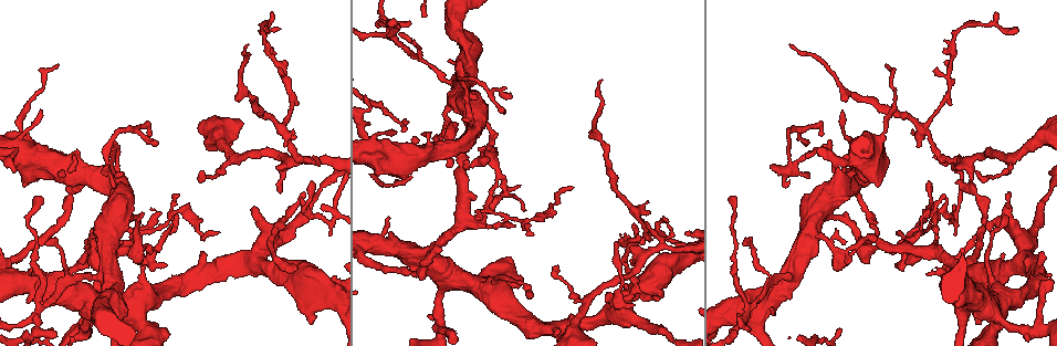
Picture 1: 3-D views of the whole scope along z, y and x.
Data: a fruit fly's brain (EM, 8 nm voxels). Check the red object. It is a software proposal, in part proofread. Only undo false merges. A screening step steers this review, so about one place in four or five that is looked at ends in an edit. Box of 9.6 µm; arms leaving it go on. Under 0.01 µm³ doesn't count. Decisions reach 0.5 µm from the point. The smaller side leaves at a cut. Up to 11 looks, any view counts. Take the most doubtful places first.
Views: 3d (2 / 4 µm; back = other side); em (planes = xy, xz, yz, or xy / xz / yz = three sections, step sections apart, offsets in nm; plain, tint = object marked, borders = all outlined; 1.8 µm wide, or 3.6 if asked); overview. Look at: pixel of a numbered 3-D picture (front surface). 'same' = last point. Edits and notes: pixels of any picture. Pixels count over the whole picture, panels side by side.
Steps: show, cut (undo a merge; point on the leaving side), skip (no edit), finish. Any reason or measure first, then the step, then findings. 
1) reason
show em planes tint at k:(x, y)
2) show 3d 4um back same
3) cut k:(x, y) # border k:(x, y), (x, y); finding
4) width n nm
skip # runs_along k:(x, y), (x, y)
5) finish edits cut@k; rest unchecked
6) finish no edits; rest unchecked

sharp bend
show em xz step 4 tint at 1:(304, 160)

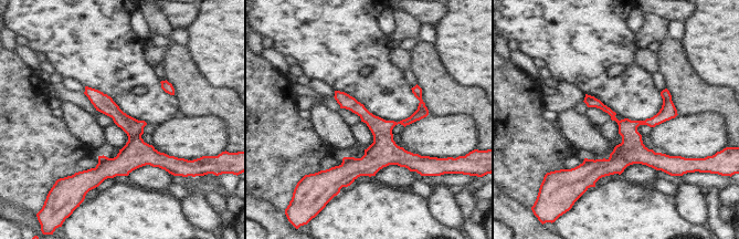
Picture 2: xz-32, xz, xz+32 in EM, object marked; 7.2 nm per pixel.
another direction
show em planes tint same

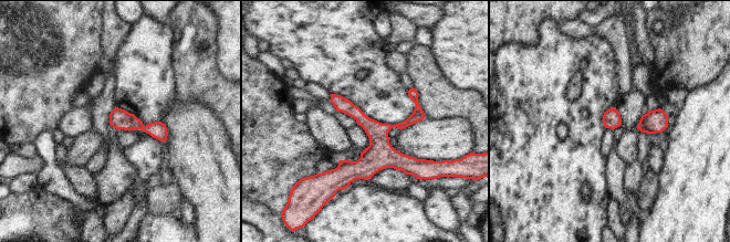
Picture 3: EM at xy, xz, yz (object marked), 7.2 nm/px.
skip # continuous, no second neuron

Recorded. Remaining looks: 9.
abrupt turn
show em 3.6um xz step 16 tint at 1:(797, 163)

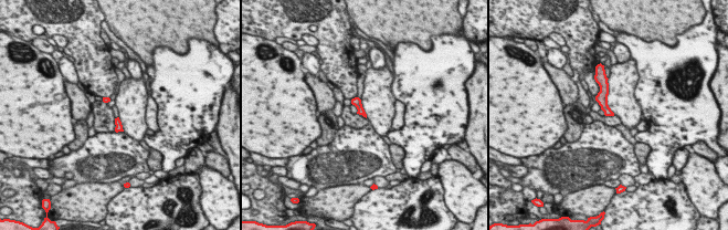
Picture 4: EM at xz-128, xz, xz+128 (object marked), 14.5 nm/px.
another direction
show em 3.6um planes borders same

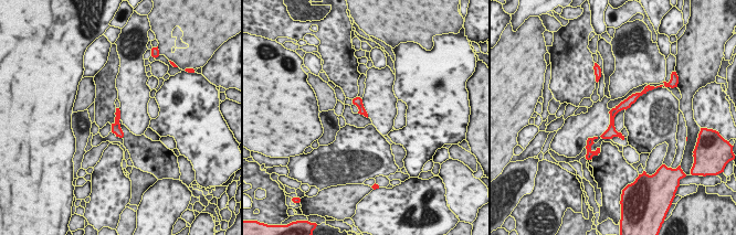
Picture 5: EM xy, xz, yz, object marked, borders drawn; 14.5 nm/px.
width 100 nm
skip # runs_along 5:(634, 96), (612, 114), (605, 136); continuous, no second neuron

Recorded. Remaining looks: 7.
arms part here
show 3d 4um back at 1:(772, 277)

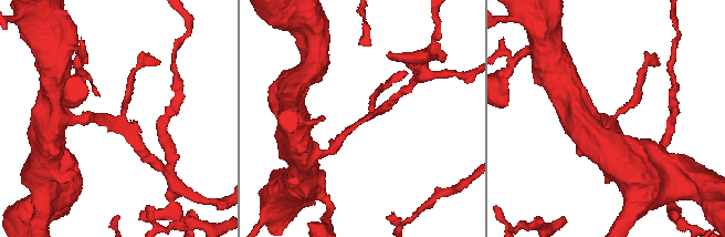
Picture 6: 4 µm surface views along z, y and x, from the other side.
shape alone is not enough
show em planes plain at 6:(359, 121)

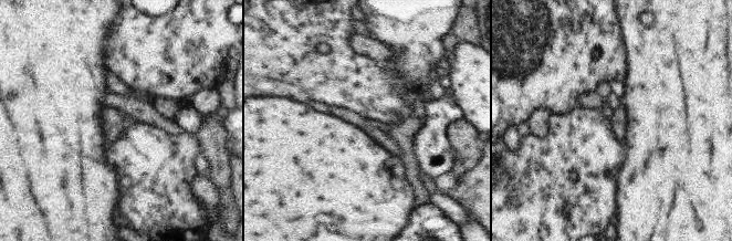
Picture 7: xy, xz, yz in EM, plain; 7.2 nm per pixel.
show em planes tint same

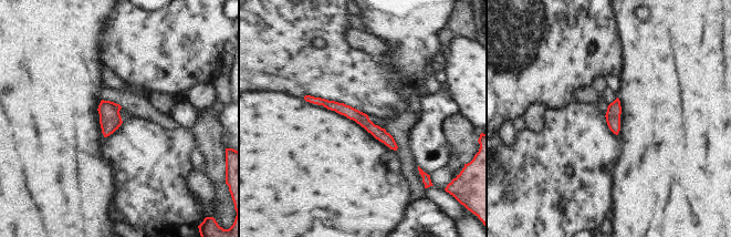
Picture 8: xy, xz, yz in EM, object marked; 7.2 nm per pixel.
skip # runs_along 8:(307, 98), (357, 115), (394, 146); continuous, no second neuron

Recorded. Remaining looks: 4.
show em planes tint at 1:(635, 282)

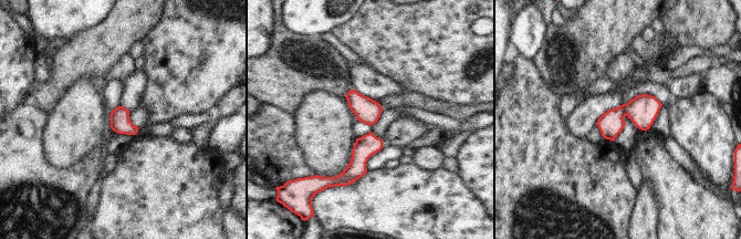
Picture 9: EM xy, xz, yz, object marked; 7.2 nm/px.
width 140 nm
skip # continuous, no second neuron

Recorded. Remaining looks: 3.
sudden change in width
show em planes tint at 1:(371, 146)

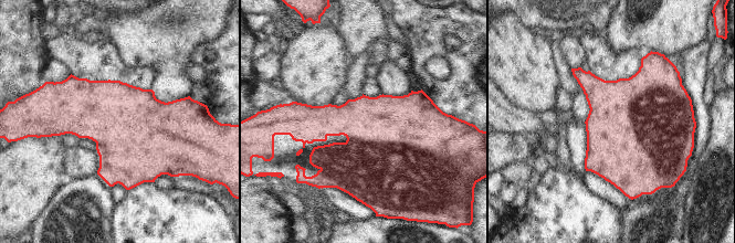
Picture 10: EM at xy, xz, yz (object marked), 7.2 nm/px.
skip # all the same neuron

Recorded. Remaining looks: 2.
finish no edits; rest unchecked

